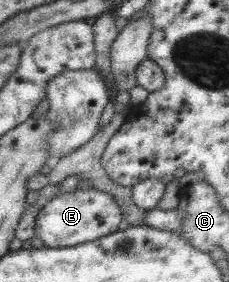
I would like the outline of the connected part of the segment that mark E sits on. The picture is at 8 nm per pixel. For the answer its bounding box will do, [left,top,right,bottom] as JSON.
[32,188,121,247]

